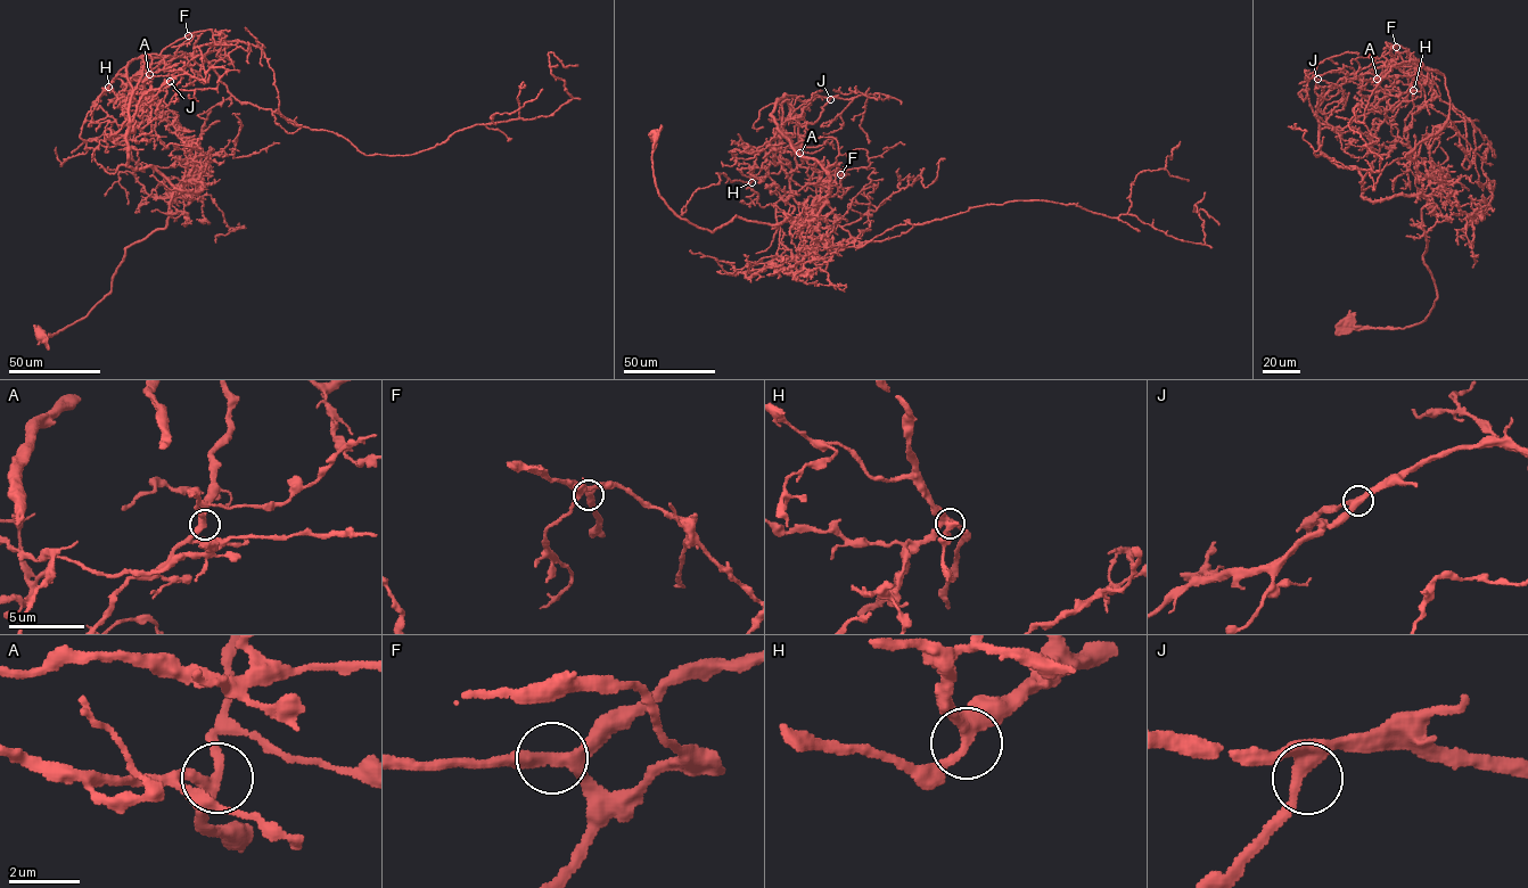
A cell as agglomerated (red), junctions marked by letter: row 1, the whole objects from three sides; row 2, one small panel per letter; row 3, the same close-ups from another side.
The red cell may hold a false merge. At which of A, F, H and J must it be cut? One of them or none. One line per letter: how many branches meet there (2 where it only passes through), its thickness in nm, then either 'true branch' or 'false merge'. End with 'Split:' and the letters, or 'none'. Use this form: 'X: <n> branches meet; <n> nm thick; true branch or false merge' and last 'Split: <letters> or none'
A: 3 branches meet; 280 nm thick; true branch
F: 3 branches meet; 280 nm thick; true branch
H: 3 branches meet; 300 nm thick; true branch
J: 3 branches meet; 320 nm thick; true branch
Split: none

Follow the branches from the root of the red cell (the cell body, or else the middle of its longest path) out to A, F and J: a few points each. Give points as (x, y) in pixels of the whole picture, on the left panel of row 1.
A: (41, 337), (111, 292), (125, 249), (165, 228), (178, 188), (202, 187), (126, 165), (146, 55), (149, 74)
F: (41, 337), (111, 292), (125, 249), (165, 228), (178, 188), (200, 190), (126, 164), (142, 58), (188, 35)
J: (41, 337), (111, 292), (125, 249), (165, 228), (178, 188), (200, 190), (126, 165), (139, 99), (170, 81)

